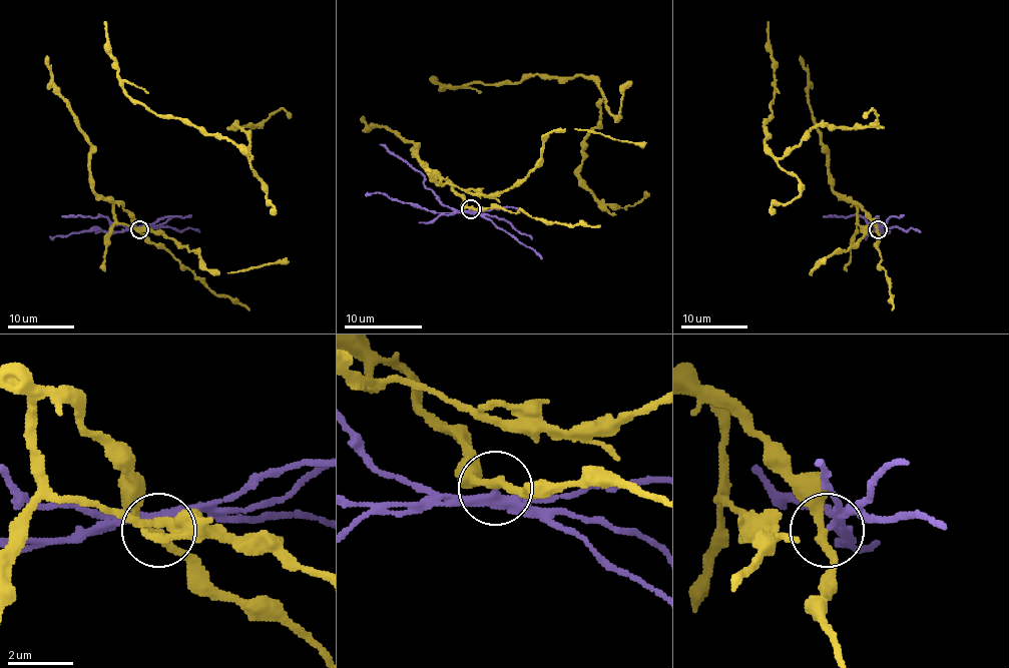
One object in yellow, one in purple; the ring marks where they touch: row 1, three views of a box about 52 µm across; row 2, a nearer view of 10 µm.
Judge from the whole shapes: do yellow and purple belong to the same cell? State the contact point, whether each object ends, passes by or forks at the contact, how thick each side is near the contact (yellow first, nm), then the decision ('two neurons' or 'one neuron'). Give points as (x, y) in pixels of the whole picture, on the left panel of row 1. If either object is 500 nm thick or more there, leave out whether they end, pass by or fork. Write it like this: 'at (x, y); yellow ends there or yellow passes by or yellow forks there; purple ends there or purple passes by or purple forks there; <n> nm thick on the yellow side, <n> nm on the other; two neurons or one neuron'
at (139, 229); yellow passes by; purple passes by; 240 nm thick on the yellow side, 240 nm on the other; two neurons

